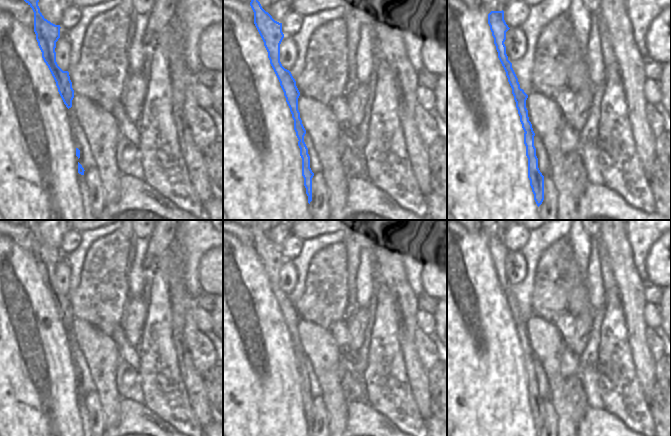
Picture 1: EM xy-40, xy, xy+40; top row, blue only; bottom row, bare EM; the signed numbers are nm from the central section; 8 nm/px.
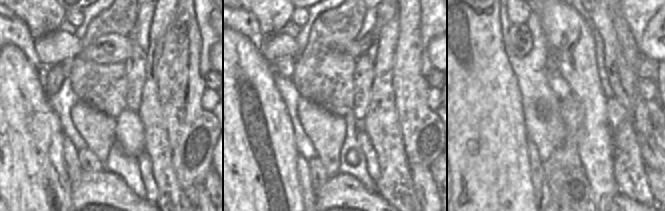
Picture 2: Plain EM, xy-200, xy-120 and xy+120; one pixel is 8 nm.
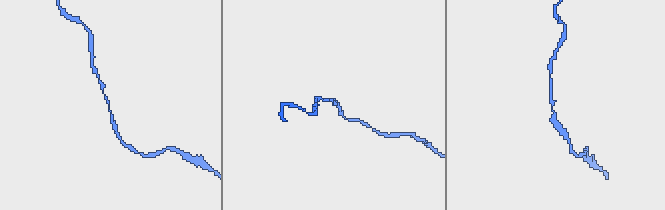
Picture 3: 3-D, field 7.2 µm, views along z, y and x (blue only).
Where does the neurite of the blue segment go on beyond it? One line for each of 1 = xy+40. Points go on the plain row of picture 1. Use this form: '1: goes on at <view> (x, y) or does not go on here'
1: does not go on here

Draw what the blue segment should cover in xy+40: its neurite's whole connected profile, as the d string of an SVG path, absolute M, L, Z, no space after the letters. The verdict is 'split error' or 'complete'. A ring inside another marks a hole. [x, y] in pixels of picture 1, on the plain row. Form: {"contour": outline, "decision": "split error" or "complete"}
{"contour": "M491 235L488 238L488 248L494 262L494 268L498 276L498 282L506 296L508 306L512 312L512 318L516 326L516 332L520 340L520 346L524 354L524 368L526 370L526 380L528 382L528 402L534 418L534 424L539 431L544 424L544 400L538 392L538 382L534 370L535 357L529 345L526 324L528 319L520 312L518 302L512 292L512 287L506 278L506 256L510 253L504 244L504 235Z", "decision": "complete"}

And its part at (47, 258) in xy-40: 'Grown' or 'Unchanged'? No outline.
Unchanged.

